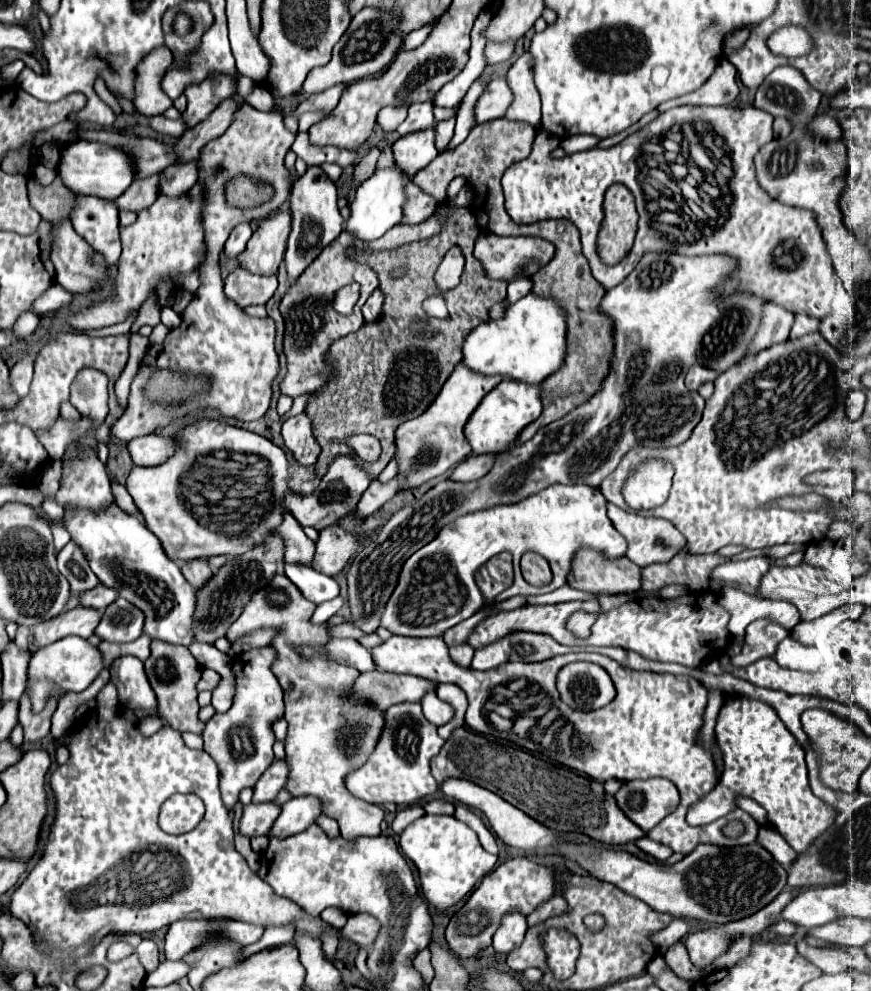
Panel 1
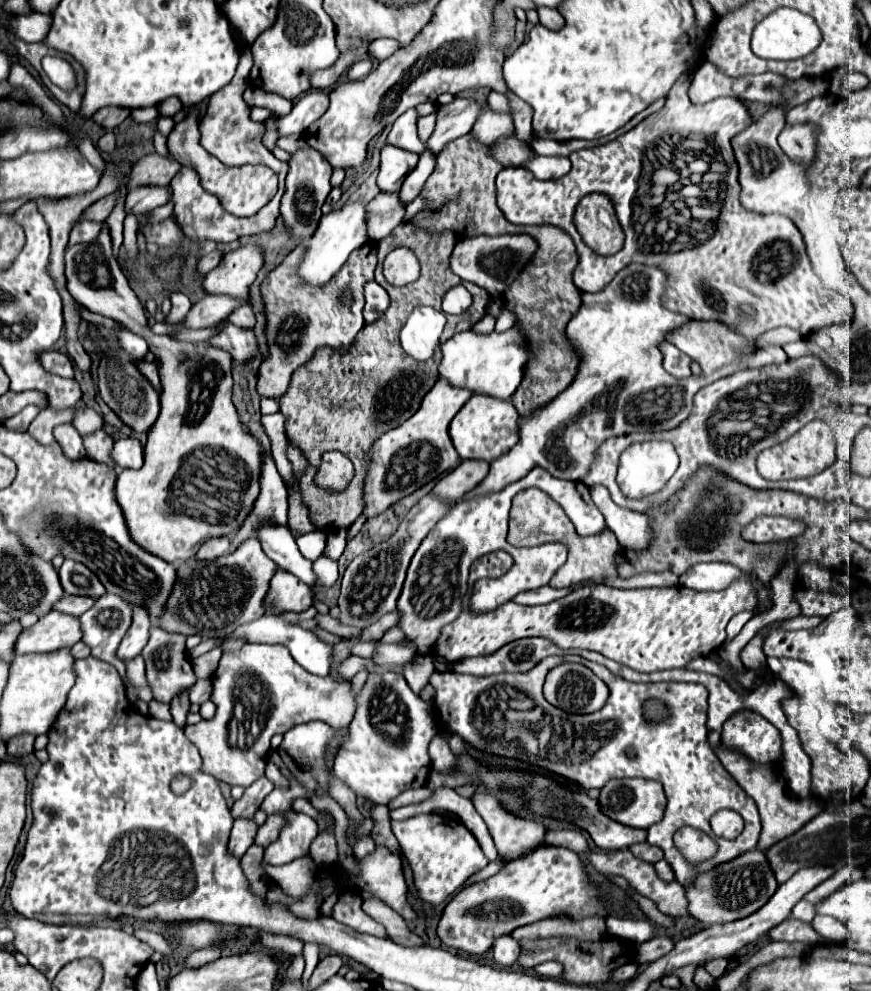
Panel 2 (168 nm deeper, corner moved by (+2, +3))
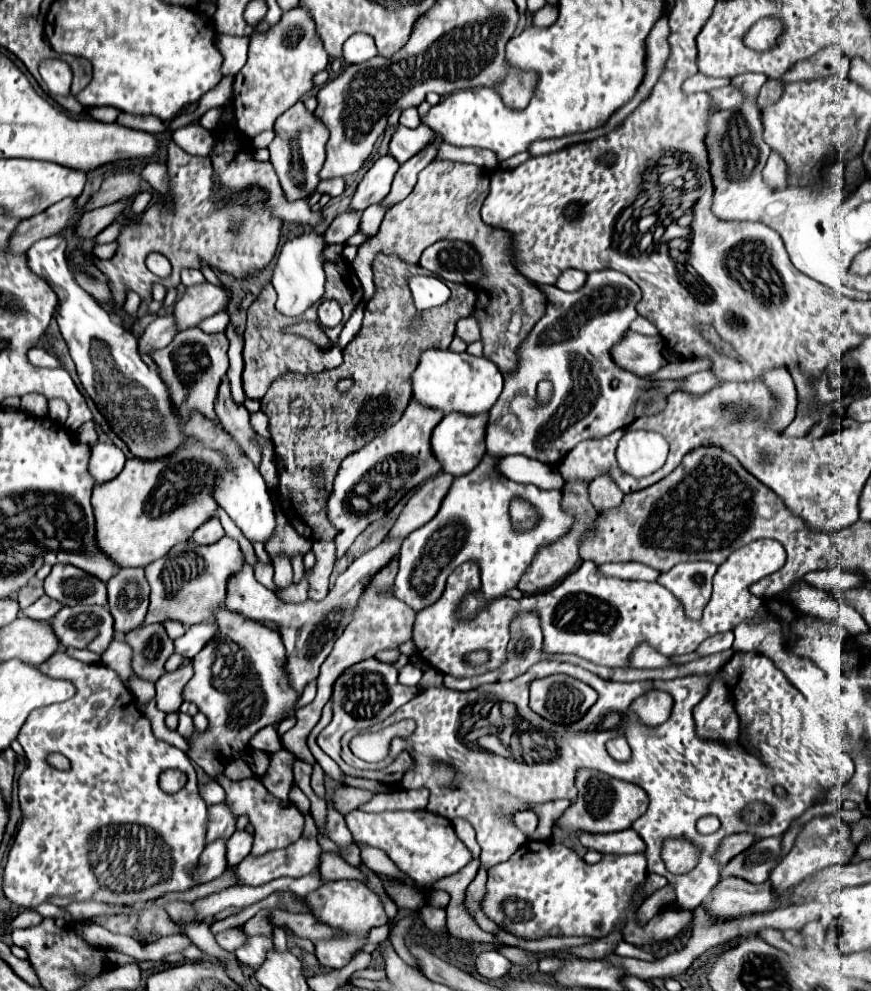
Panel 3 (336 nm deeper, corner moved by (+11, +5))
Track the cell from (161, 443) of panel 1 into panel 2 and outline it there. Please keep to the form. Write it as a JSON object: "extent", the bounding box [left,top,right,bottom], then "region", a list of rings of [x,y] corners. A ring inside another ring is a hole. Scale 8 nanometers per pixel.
{"extent":[110,439,144,469],"region":[[[120,439],[114,443],[110,457],[120,469],[140,469],[144,461],[144,447],[136,439]]]}

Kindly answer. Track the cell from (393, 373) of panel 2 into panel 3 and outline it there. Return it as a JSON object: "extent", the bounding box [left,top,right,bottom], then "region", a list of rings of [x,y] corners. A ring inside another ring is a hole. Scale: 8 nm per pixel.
{"extent":[261,255,477,541],"region":[[[377,255],[371,267],[373,267],[373,277],[375,277],[375,295],[365,305],[365,319],[363,319],[361,331],[355,335],[355,339],[343,351],[343,355],[345,355],[343,365],[329,369],[329,371],[321,371],[317,375],[313,375],[313,373],[311,375],[285,373],[277,381],[273,381],[267,395],[261,399],[261,411],[265,411],[265,407],[267,407],[265,413],[269,415],[269,429],[273,433],[277,471],[279,471],[279,487],[287,489],[287,493],[289,493],[287,503],[281,501],[281,505],[283,505],[293,529],[309,541],[317,541],[317,539],[329,541],[337,535],[337,529],[331,525],[331,521],[327,517],[327,497],[331,493],[329,483],[335,481],[335,475],[337,475],[341,461],[349,453],[359,451],[365,443],[375,439],[381,433],[381,427],[385,431],[389,425],[393,425],[395,421],[401,419],[401,415],[411,399],[411,393],[413,393],[411,375],[419,363],[421,353],[427,351],[427,347],[447,347],[453,341],[457,321],[471,315],[475,309],[477,297],[469,285],[447,283],[447,287],[451,289],[449,301],[441,307],[433,307],[433,309],[423,311],[425,325],[419,329],[419,333],[411,333],[409,323],[411,323],[413,313],[417,309],[415,309],[411,291],[407,291],[407,279],[411,275],[423,275],[427,271],[421,269],[421,265],[411,265],[395,255]],[[341,379],[353,381],[353,387],[345,393],[341,393],[337,389],[337,383]],[[315,467],[323,469],[323,475],[327,481],[327,489],[323,489],[323,491],[315,489],[315,475],[313,475]]]}

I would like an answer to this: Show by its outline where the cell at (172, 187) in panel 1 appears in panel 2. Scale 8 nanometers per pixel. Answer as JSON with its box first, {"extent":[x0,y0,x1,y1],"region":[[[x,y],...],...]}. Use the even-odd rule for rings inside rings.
{"extent":[126,187,168,217],"region":[[[138,187],[128,191],[126,195],[126,215],[132,213],[136,217],[142,217],[144,213],[152,211],[154,207],[160,207],[168,201],[168,187]]]}

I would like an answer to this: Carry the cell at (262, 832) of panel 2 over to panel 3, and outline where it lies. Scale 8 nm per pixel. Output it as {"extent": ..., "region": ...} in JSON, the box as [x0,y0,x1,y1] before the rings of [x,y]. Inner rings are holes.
{"extent":[227,831,253,867],"region":[[[235,831],[235,835],[231,835],[231,839],[227,841],[227,863],[229,867],[239,865],[251,851],[253,845],[253,833],[249,831]]]}

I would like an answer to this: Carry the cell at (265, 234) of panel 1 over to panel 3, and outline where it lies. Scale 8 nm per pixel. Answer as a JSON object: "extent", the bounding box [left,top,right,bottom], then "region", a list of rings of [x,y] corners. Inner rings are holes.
{"extent":[175,283,231,329],"region":[[[199,283],[187,287],[181,301],[175,303],[175,317],[179,317],[179,329],[197,327],[199,319],[211,317],[217,311],[225,309],[231,299],[231,291],[217,287],[213,283]]]}

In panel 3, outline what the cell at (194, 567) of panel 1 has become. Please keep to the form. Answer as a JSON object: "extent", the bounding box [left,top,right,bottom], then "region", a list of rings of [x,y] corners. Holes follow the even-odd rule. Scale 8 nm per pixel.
{"extent":[193,517,225,545],"region":[[[213,517],[213,519],[209,519],[207,523],[203,523],[203,527],[199,527],[199,531],[195,531],[193,541],[195,541],[197,545],[213,545],[213,543],[217,543],[223,535],[225,535],[225,531],[223,531],[219,519]]]}

